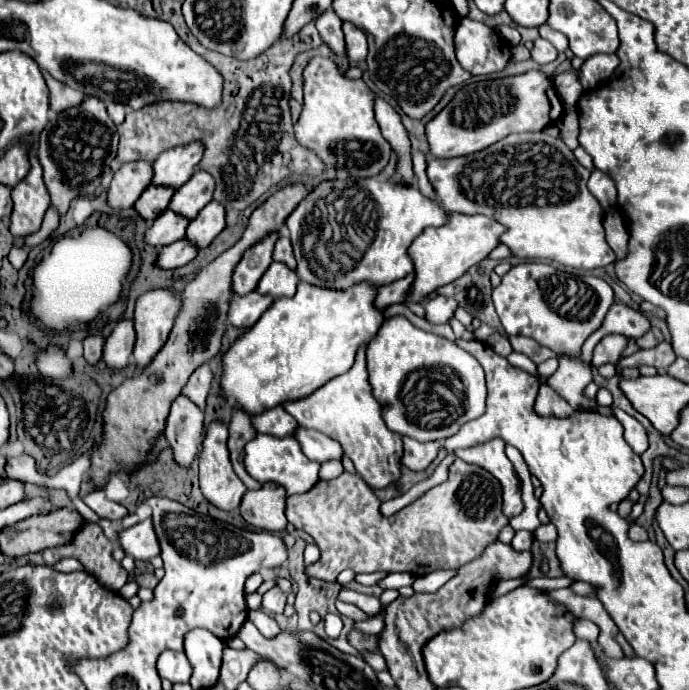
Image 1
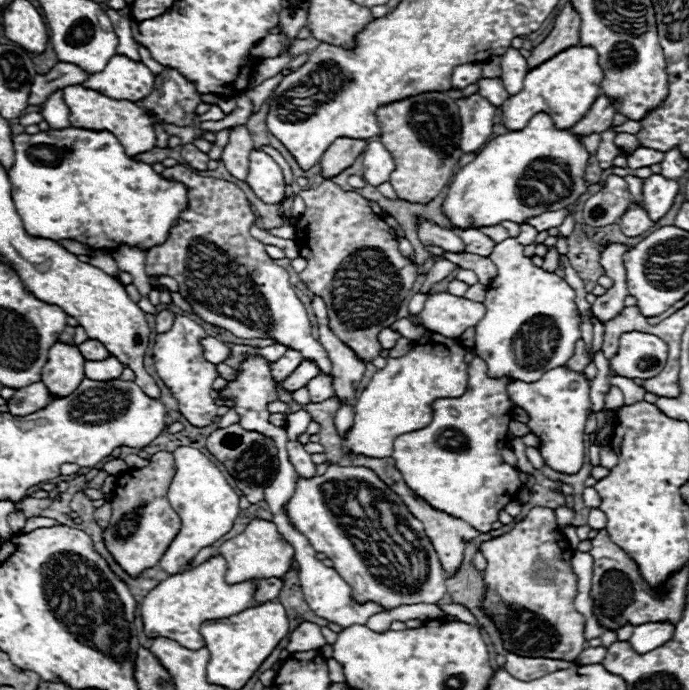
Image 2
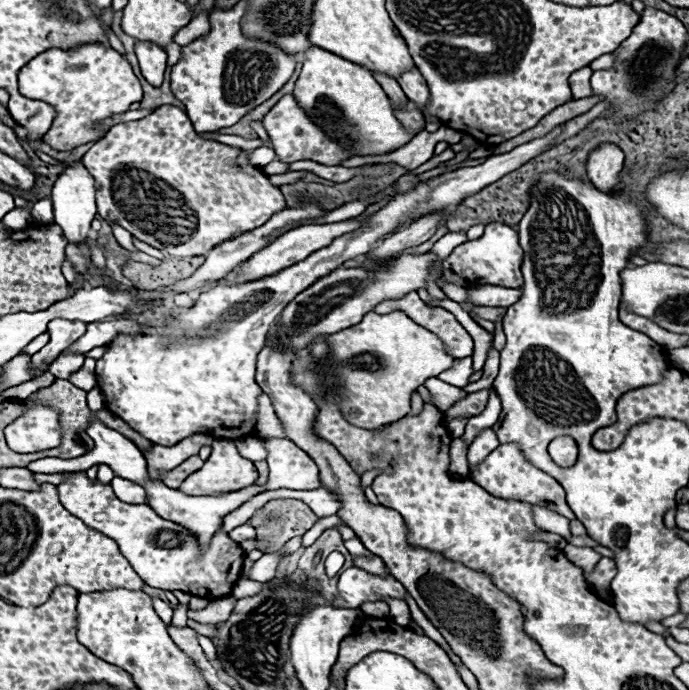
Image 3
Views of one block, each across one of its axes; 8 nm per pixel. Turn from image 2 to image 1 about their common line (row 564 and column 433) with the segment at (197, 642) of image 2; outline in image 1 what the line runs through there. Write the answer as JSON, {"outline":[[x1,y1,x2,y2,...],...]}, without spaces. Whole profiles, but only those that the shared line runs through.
{"outline":[[364,178,354,182,324,180,320,182,288,216,286,228,292,236,292,246,298,262,300,280,324,288,350,288,356,282,368,280,376,286,396,282,414,270,414,262,408,256,412,240,428,226,444,226,448,212,436,200,426,198,416,184,404,184,382,178]]}

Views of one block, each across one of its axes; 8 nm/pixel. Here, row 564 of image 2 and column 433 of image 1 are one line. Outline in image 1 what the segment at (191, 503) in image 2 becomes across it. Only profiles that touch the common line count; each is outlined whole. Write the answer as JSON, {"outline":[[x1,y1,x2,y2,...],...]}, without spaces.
{"outline":[[544,132,510,134,504,140,488,146,486,150,474,152,470,156,428,160,426,172,436,190,440,204,448,212,452,210,460,214,486,214,498,220,500,224,506,224,508,232,502,234,500,240,514,252,516,258,556,260,564,266,584,268,584,270,608,266,616,260,614,250,606,242,606,234,602,226,604,210,586,186,590,178,590,170,578,164,572,150,560,138,552,138]]}

